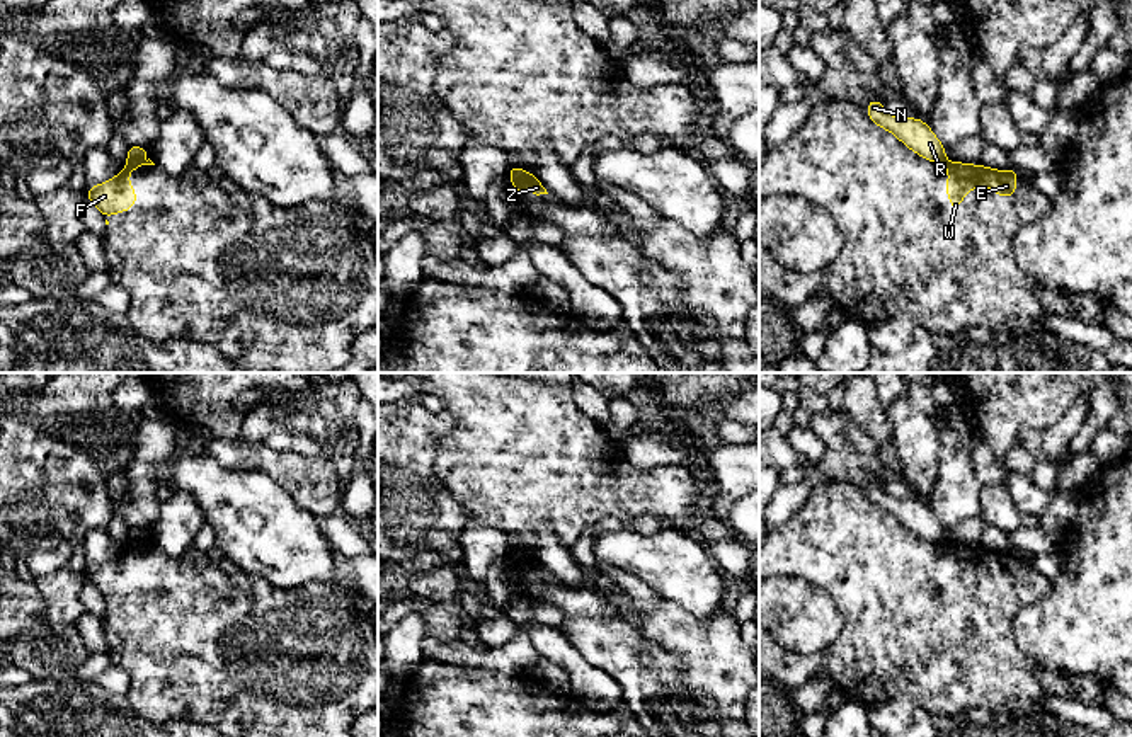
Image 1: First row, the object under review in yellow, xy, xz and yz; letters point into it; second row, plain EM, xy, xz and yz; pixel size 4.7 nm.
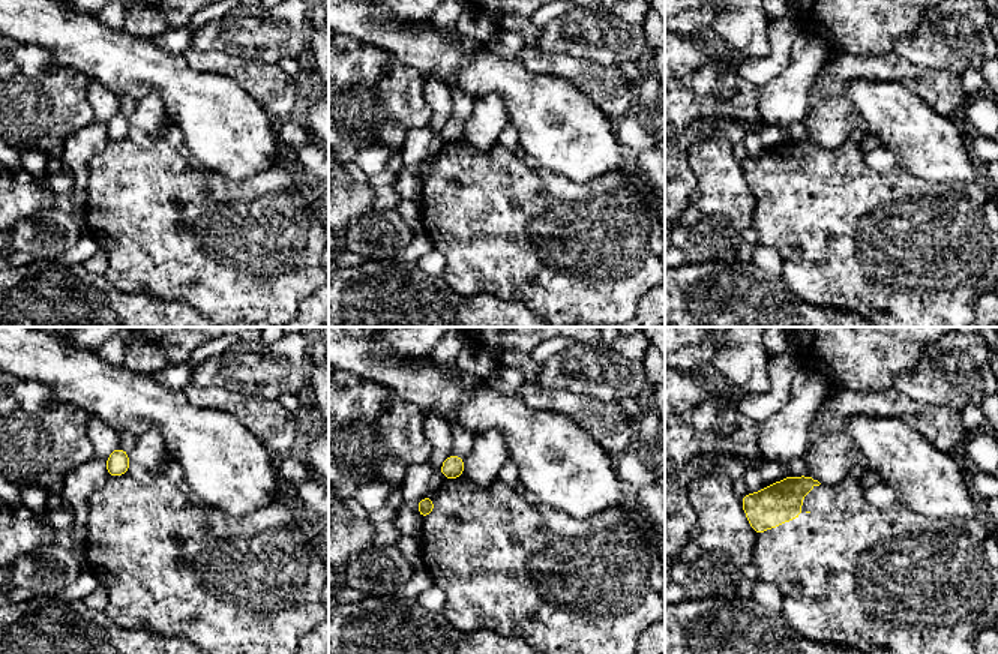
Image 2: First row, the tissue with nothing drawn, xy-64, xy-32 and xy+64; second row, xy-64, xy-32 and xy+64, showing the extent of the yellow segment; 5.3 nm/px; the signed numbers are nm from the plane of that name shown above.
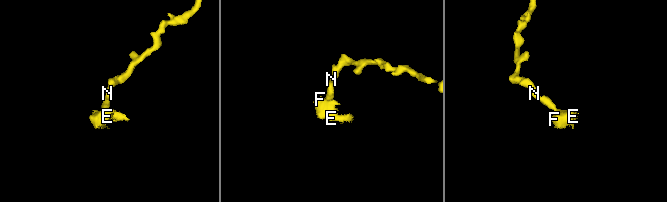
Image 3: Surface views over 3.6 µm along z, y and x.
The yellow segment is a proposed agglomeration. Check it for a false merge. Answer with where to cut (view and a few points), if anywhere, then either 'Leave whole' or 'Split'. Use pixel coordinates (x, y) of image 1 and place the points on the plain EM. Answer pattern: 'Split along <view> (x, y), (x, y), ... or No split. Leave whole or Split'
Split along xy (143, 540), (128, 545). Split

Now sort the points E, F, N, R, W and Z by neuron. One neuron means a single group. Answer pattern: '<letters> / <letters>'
E F W Z / N R

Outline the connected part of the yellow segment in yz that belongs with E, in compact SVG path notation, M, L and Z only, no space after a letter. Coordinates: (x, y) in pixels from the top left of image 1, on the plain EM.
M941 543L950 553L950 560L946 562L946 575L950 577L950 589L958 592L962 587L962 577L970 574L975 567L984 570L987 565L994 574L998 574L1003 580L1008 580L1016 574L1016 550L1008 550L1006 553L999 553L994 550L987 550L984 546L965 546L960 543Z

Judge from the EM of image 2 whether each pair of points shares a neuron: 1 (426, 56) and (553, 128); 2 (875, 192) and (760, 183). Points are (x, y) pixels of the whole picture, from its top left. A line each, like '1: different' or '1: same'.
1: same
2: same

